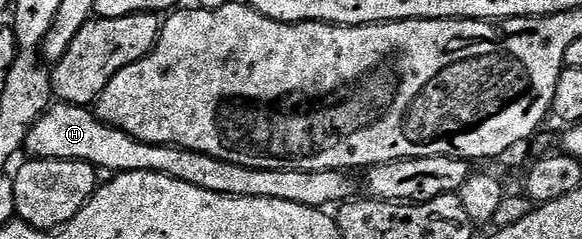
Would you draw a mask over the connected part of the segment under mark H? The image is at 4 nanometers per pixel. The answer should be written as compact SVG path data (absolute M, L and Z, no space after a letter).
M51 103L50 109L32 126L26 139L25 151L36 160L79 160L90 164L94 169L106 174L119 172L155 172L164 174L168 178L176 178L180 182L188 182L188 186L200 186L200 190L208 190L212 194L224 194L232 198L268 198L280 202L296 202L300 206L325 209L326 204L341 206L347 200L353 200L359 195L358 184L351 173L346 170L333 172L309 172L308 170L264 170L263 168L249 168L232 162L224 162L220 158L212 158L208 154L200 154L196 150L178 148L175 144L149 144L143 140L132 138L119 128L113 128L99 120L89 107L81 104Z

